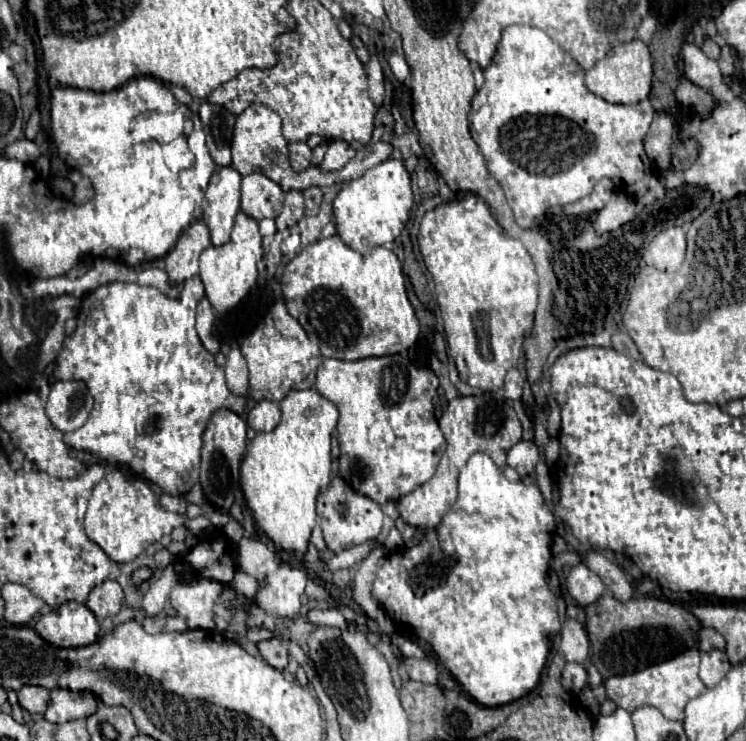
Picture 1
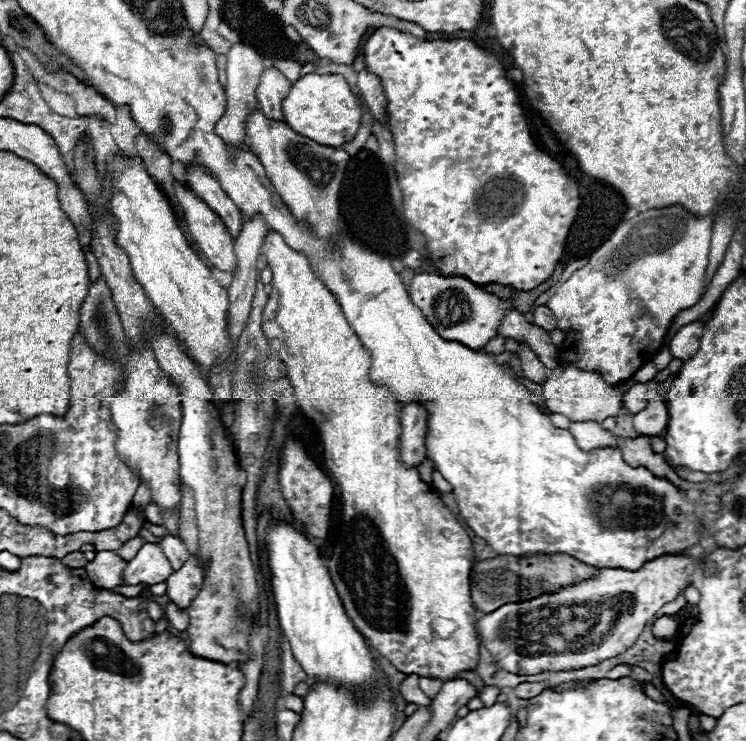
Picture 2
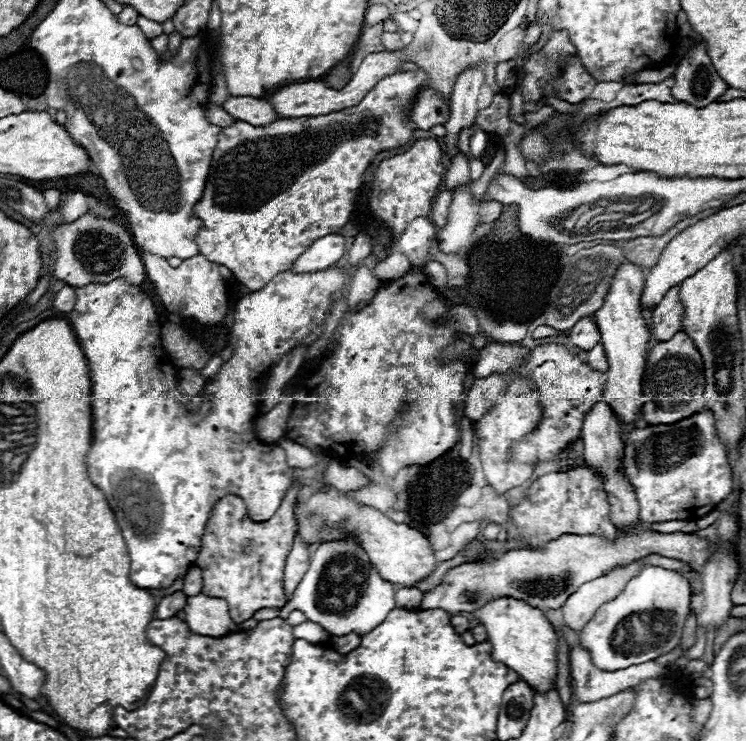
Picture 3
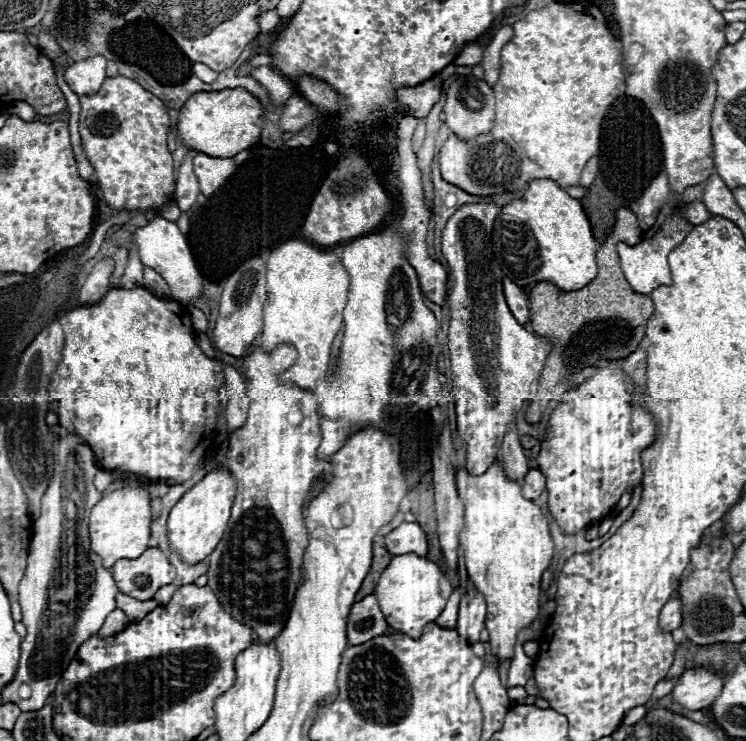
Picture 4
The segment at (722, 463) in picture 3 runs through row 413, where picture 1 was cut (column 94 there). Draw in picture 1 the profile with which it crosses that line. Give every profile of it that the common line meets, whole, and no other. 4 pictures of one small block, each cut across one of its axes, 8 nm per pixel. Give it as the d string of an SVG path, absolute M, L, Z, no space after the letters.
M70 690L50 691L49 706L41 720L48 724L66 724L68 720L88 718L96 712L96 698L88 692L70 692Z

